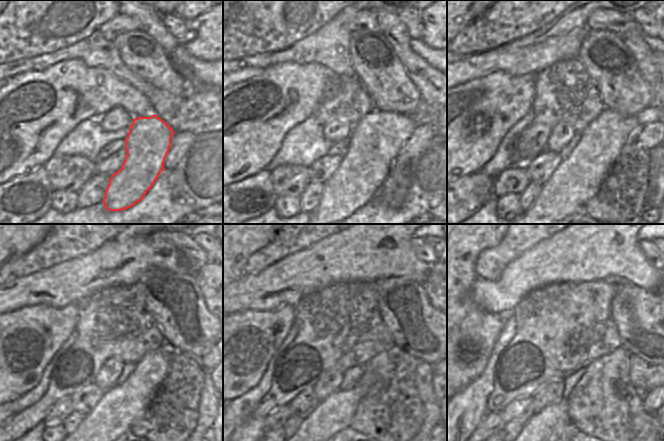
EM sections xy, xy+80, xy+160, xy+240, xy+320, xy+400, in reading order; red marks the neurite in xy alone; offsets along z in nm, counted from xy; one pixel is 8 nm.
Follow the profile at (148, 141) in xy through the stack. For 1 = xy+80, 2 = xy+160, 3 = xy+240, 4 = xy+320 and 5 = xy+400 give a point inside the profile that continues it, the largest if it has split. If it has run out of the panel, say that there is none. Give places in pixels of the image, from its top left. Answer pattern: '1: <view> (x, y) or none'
1: xy+80 (375, 141)
2: xy+160 (577, 179)
3: xy+240 (120, 406)
4: xy+320 (333, 414)
5: xy+400 (542, 423)

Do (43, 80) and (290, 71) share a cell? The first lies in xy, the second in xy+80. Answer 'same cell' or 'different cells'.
same cell

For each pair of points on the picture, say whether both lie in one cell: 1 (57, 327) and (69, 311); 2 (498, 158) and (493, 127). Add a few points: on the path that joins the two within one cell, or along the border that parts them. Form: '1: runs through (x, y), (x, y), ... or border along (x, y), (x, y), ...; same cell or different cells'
1: runs through (60, 323), (68, 315); same cell
2: border along (510, 129), (501, 140), (494, 155), (482, 167); different cells

